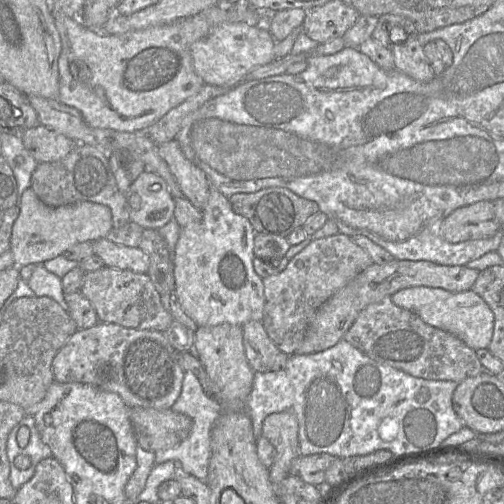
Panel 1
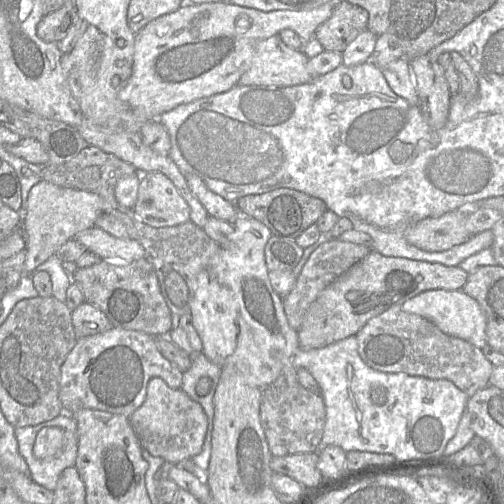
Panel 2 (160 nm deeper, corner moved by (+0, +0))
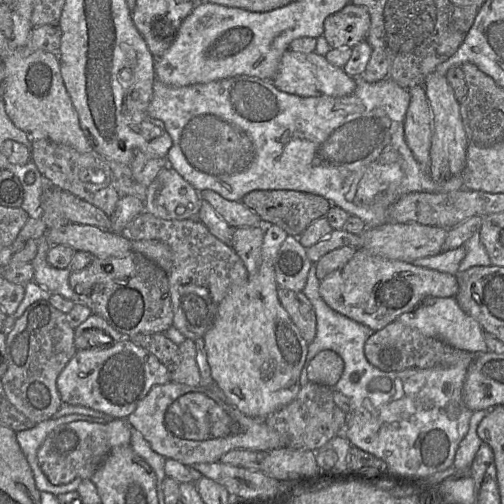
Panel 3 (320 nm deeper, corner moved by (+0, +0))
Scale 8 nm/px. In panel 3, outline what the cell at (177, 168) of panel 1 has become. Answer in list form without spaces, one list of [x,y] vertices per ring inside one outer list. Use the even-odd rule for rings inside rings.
[[[209,189],[199,193],[201,198],[207,200],[217,214],[233,228],[259,227],[262,225],[260,216],[244,205],[242,201],[224,199],[221,195]]]

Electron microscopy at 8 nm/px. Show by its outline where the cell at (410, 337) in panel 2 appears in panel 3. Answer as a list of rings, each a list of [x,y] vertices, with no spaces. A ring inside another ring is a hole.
[[[398,320],[391,322],[381,330],[374,331],[364,345],[364,354],[369,363],[385,372],[399,372],[409,368],[429,369],[450,367],[462,358],[463,352],[467,351],[456,349],[441,339],[425,336]]]

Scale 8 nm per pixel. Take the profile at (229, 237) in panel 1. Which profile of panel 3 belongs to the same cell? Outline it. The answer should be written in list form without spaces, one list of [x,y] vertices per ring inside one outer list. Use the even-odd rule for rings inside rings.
[[[274,224],[264,226],[264,239],[261,250],[261,263],[255,274],[249,274],[243,285],[232,287],[218,307],[216,320],[202,338],[216,386],[226,401],[246,416],[265,419],[269,414],[291,403],[302,385],[300,376],[305,365],[308,344],[292,322],[289,314],[279,301],[278,285],[275,279],[274,259],[288,234]]]

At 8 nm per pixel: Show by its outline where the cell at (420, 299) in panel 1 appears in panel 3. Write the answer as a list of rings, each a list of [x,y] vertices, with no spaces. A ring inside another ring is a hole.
[[[455,297],[425,300],[413,310],[400,315],[397,320],[425,336],[441,339],[456,349],[475,354],[483,354],[487,351],[484,330],[475,319],[467,315],[460,308]]]

